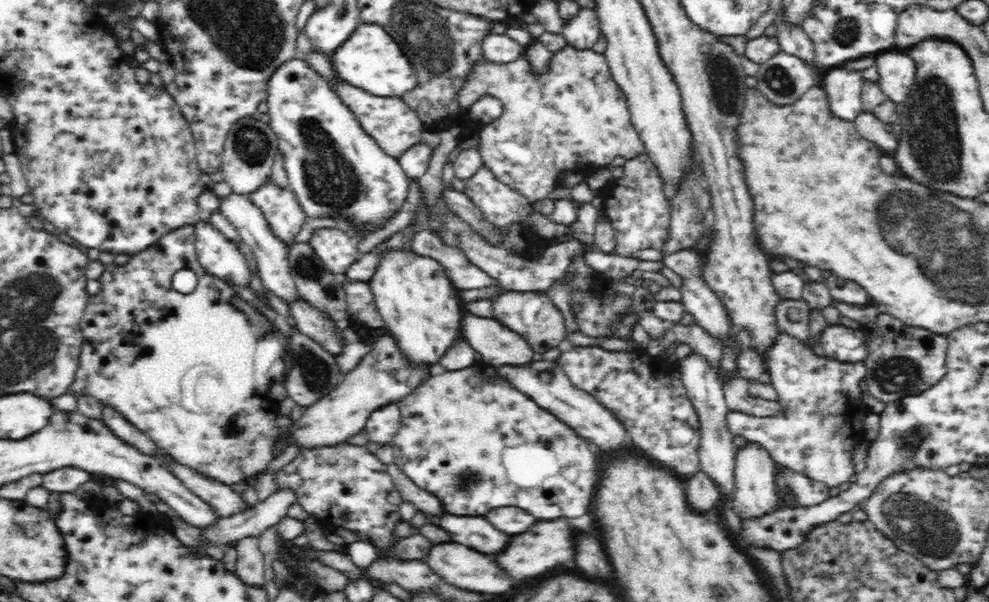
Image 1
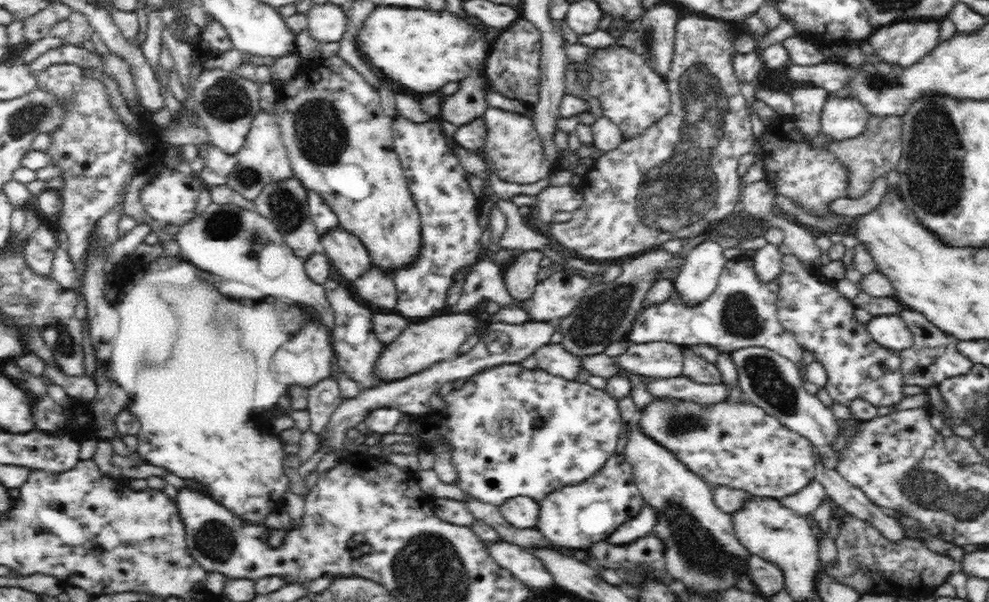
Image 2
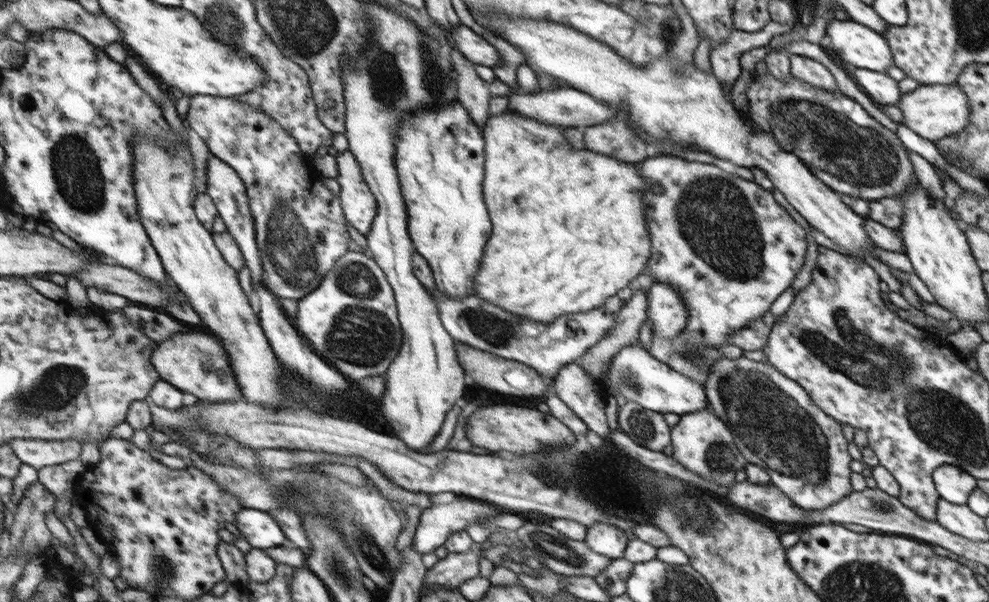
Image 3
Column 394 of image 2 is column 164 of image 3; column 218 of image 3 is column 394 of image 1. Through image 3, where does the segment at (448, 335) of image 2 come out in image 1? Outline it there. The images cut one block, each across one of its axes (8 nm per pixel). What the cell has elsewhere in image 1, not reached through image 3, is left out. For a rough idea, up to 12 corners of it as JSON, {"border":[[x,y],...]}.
{"border":[[390,334],[294,426],[301,448],[338,444],[430,377]]}

